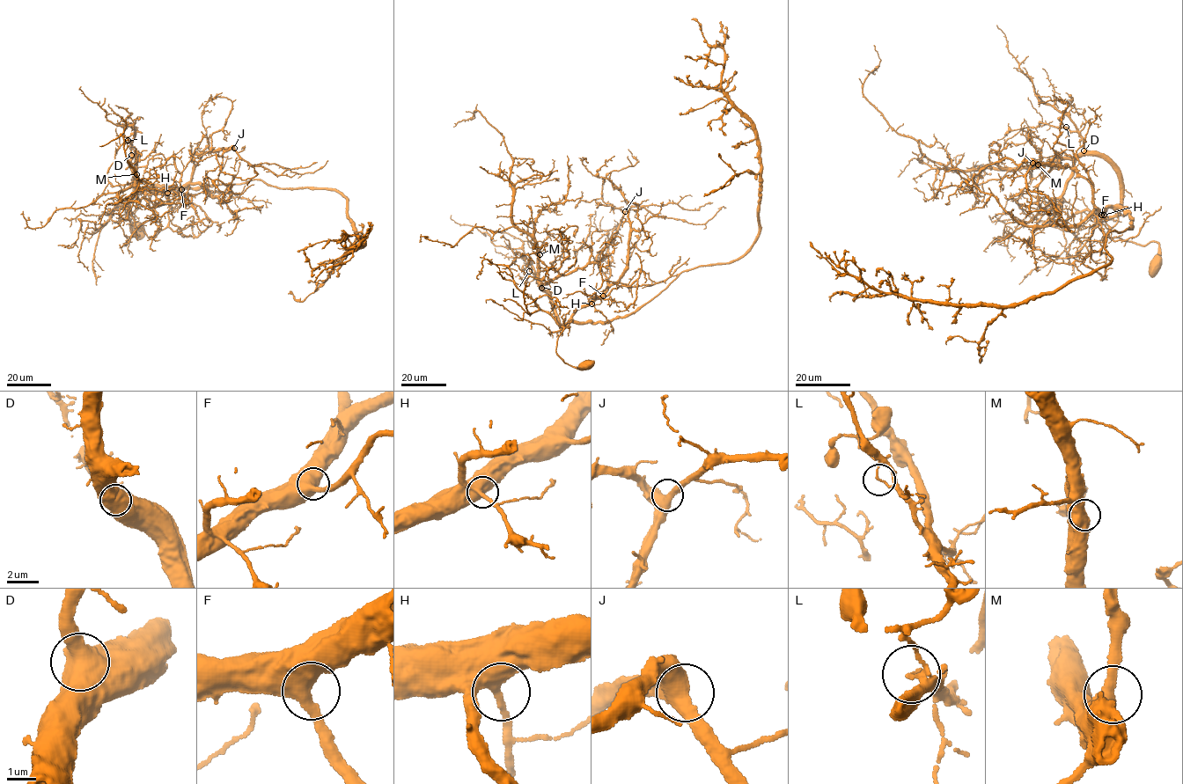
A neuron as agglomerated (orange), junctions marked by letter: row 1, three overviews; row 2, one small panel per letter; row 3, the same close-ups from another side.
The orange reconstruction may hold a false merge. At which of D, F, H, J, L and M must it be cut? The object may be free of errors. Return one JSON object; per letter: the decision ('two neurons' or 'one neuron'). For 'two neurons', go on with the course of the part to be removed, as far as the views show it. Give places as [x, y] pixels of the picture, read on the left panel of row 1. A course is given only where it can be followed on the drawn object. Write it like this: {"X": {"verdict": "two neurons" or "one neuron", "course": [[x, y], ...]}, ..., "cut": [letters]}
{"D": {"verdict": "one neuron"}, "F": {"verdict": "one neuron"}, "H": {"verdict": "one neuron"}, "J": {"verdict": "one neuron"}, "L": {"verdict": "one neuron"}, "M": {"verdict": "one neuron"}, "cut": []}

